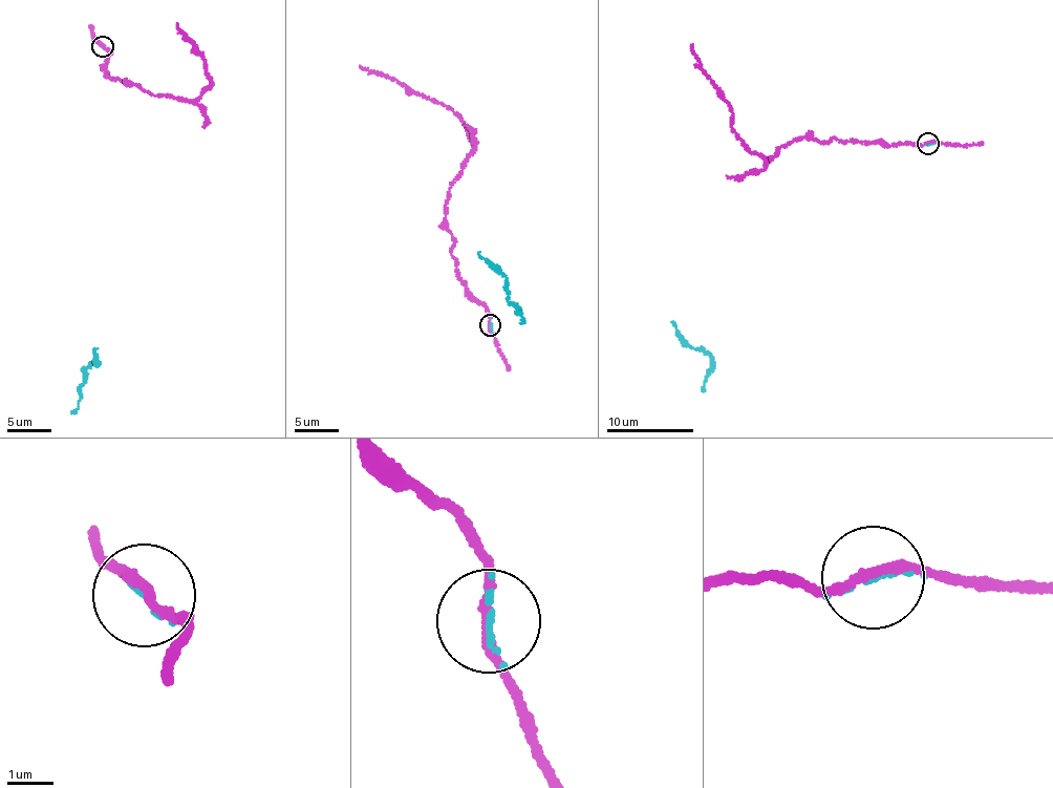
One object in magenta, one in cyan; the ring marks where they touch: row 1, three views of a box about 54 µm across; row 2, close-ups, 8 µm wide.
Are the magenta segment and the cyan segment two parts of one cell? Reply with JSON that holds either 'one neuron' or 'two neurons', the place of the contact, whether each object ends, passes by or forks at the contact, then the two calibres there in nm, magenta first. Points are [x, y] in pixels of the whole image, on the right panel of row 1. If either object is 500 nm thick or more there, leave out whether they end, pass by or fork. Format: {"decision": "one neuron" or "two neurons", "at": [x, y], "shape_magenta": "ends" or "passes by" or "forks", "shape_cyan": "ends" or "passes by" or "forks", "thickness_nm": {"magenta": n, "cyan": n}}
{"decision": "one neuron", "at": [928, 144], "shape_magenta": "passes by", "shape_cyan": "ends", "thickness_nm": {"magenta": 200, "cyan": 120}}

